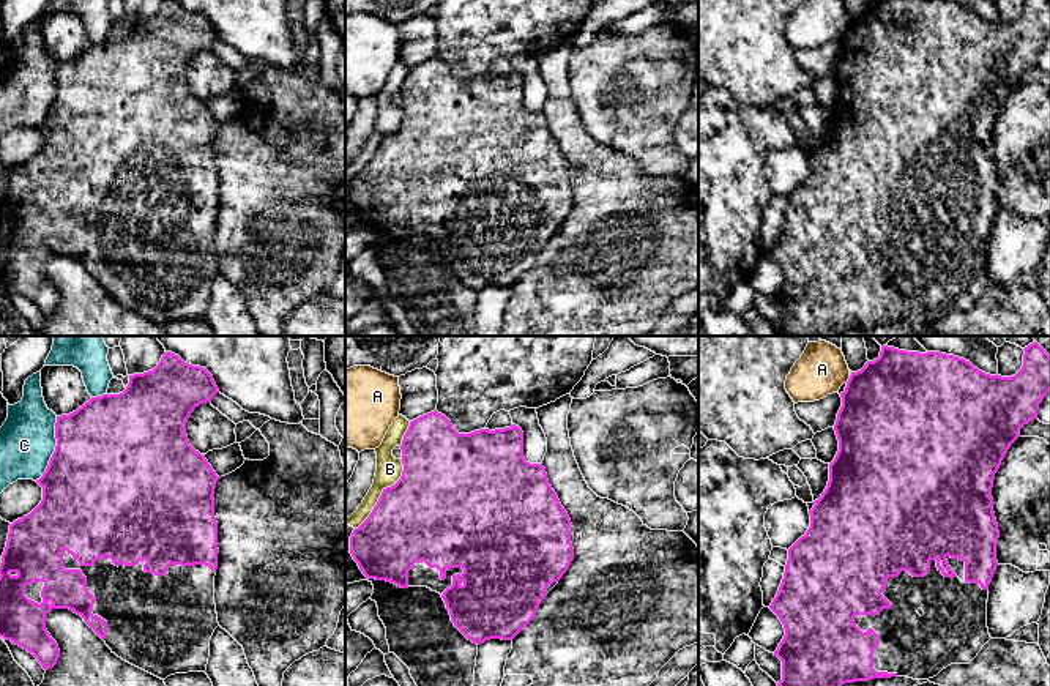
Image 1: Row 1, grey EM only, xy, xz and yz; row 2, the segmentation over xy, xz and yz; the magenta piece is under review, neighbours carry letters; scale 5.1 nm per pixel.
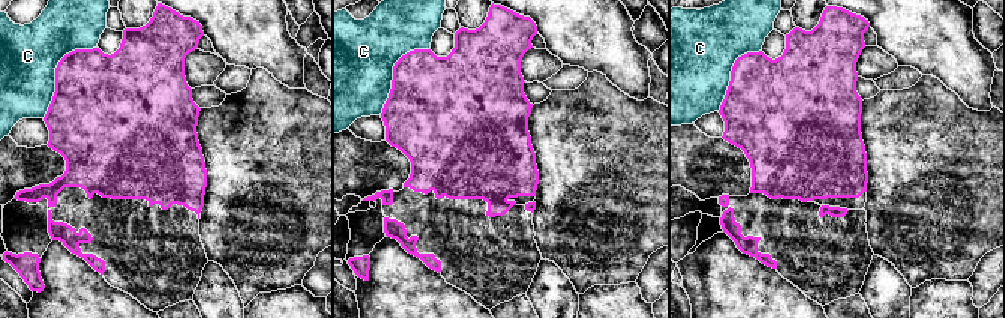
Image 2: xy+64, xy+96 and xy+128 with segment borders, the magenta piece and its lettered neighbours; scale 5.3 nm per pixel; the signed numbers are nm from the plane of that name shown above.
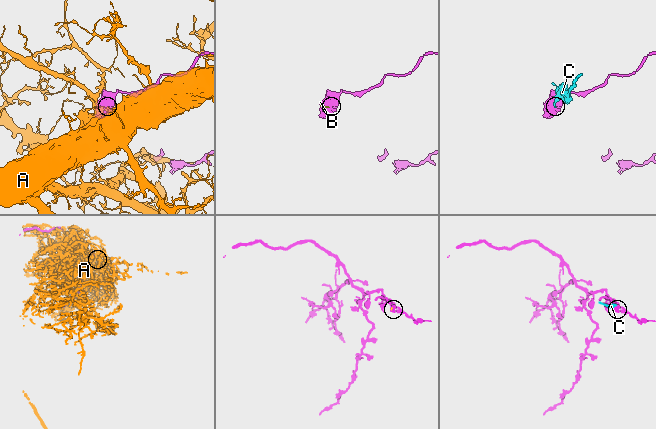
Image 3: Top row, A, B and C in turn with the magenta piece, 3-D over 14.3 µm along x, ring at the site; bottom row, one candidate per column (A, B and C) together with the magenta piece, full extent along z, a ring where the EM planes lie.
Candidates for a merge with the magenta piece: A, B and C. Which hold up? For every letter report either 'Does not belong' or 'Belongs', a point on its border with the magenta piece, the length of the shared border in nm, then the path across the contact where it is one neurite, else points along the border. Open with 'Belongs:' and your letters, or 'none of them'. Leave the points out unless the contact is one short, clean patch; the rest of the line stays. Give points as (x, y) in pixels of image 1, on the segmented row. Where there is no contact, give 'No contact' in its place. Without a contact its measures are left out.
Belongs: none of them
A: Does not belong. Touches magenta at yz (848, 379). Shared border 50 nm
B: Does not belong. Touches magenta at xz (382, 492). Shared border 420 nm
C: Does not belong. Touches magenta at xy (55, 450). Shared border 340 nm

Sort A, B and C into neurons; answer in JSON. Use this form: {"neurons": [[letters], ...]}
{"neurons": [["A"], ["B"], ["C"]]}

